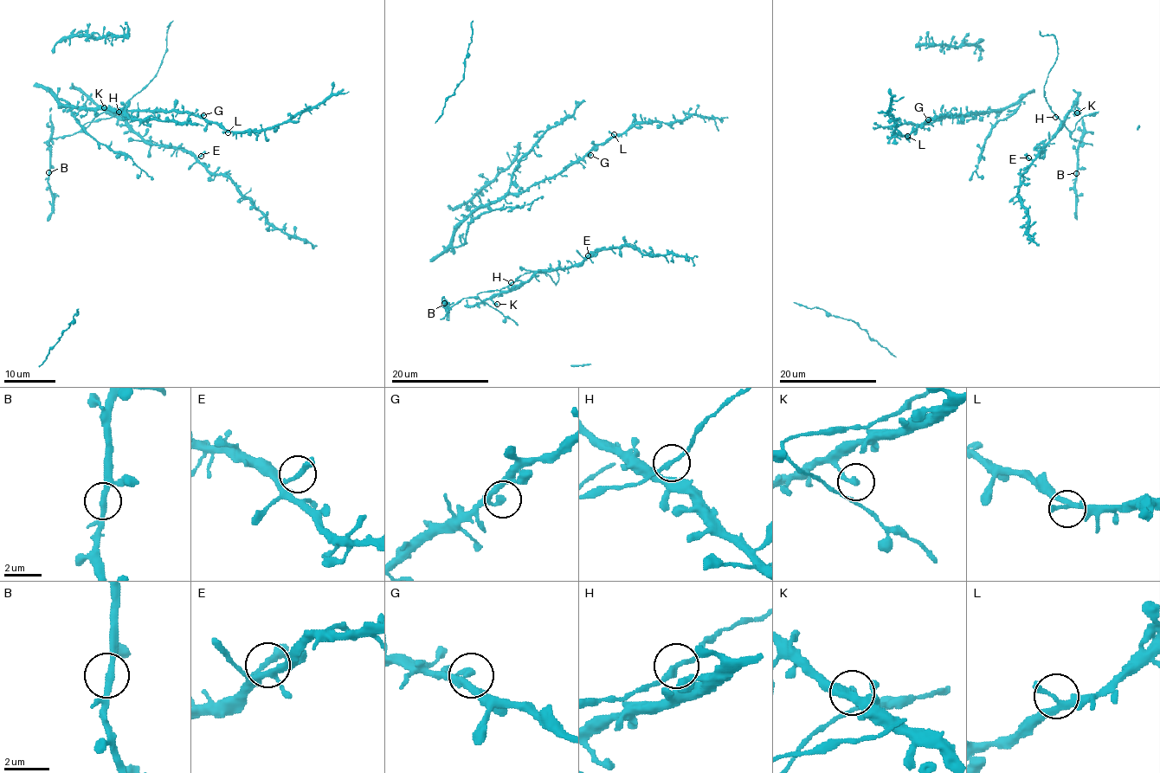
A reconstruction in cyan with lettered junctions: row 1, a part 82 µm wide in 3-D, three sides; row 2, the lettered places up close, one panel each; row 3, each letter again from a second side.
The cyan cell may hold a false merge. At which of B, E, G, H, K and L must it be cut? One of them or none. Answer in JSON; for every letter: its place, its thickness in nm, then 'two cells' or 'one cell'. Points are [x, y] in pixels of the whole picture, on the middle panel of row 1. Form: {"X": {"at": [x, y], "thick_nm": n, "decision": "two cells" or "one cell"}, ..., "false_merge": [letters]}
{"B": {"at": [444, 303], "thick_nm": 280, "decision": "one cell"}, "E": {"at": [588, 255], "thick_nm": 260, "decision": "one cell"}, "G": {"at": [590, 155], "thick_nm": 300, "decision": "one cell"}, "H": {"at": [511, 282], "thick_nm": 240, "decision": "one cell"}, "K": {"at": [497, 304], "thick_nm": 240, "decision": "one cell"}, "L": {"at": [614, 134], "thick_nm": 280, "decision": "one cell"}, "false_merge": []}

